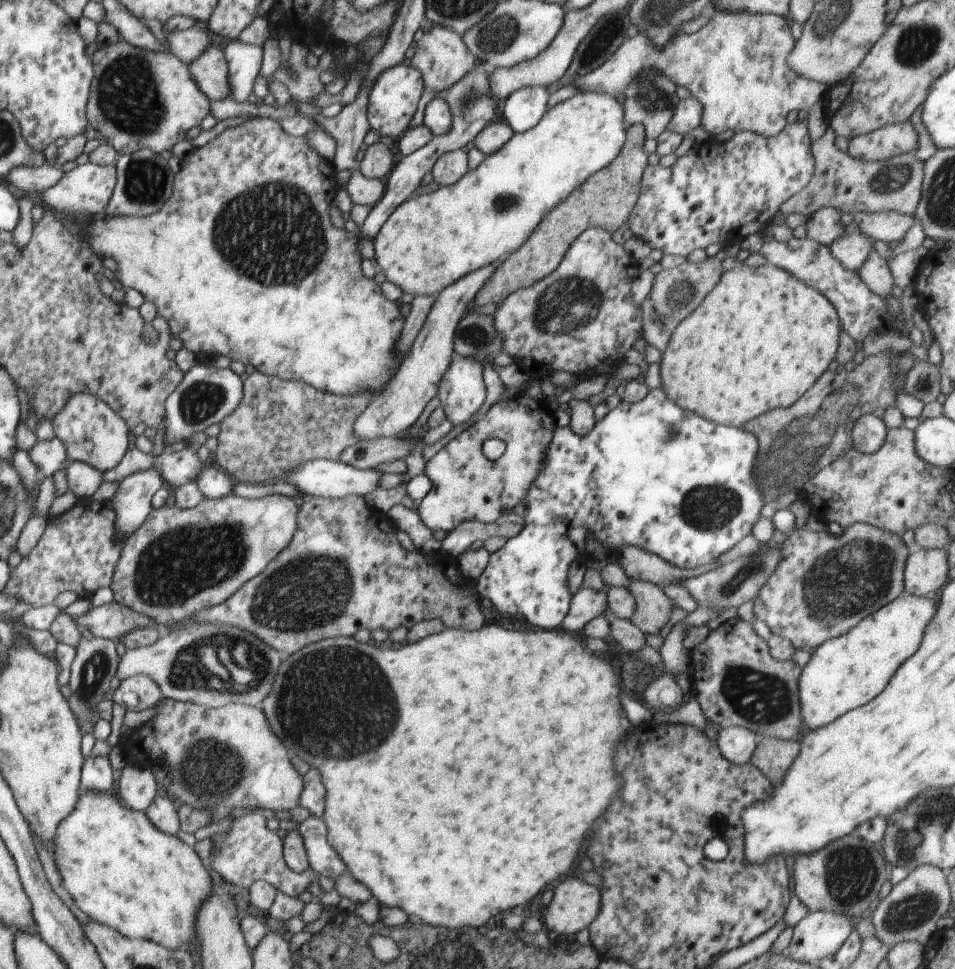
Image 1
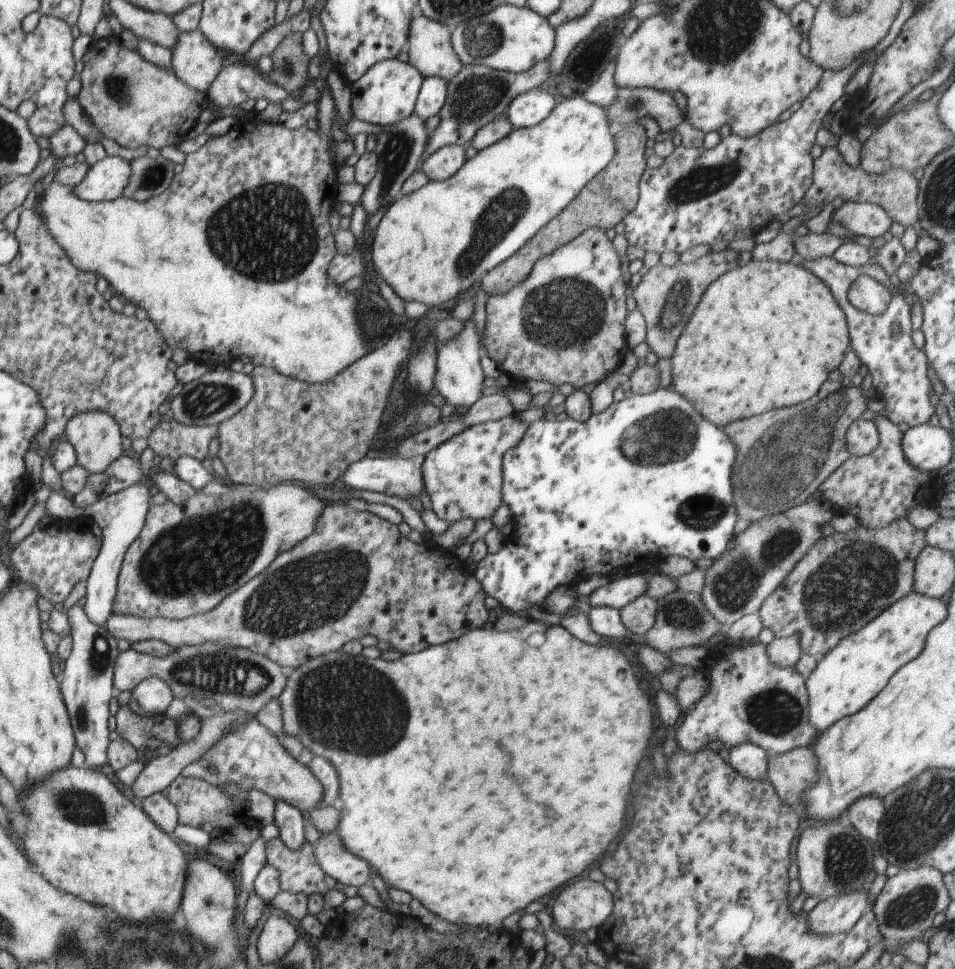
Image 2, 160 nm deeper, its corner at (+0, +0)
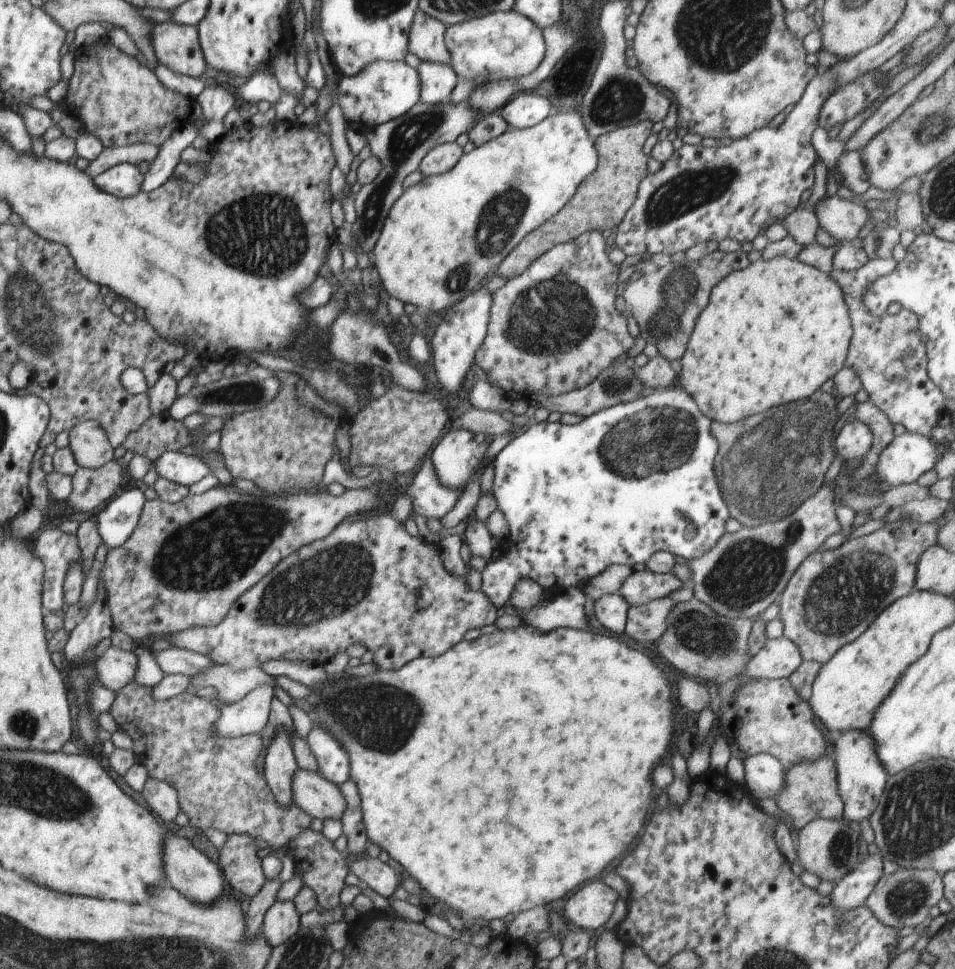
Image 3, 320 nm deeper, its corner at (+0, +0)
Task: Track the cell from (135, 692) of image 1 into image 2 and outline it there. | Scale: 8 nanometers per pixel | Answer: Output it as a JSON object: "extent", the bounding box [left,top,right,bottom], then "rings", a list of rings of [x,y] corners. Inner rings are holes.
{"extent":[129,677,174,716],"rings":[[[150,677],[132,689],[129,706],[140,716],[162,715],[174,698],[171,686],[162,679]]]}

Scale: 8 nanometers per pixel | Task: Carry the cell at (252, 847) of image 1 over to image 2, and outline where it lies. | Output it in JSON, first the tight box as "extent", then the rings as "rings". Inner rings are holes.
{"extent":[265,837,337,896],"rings":[[[278,837],[277,839],[267,842],[265,849],[267,854],[267,864],[279,870],[279,887],[282,891],[288,891],[292,894],[304,893],[307,894],[307,896],[310,894],[322,894],[324,896],[327,892],[330,892],[335,888],[337,880],[322,870],[315,855],[315,844],[304,841],[301,844],[301,847],[295,851],[292,850],[280,837]]]}

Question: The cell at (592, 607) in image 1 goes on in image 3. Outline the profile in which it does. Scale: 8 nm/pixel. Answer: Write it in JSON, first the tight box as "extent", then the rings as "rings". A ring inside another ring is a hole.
{"extent":[620,571,687,606],"rings":[[[634,571],[624,581],[620,594],[630,606],[642,606],[647,602],[664,598],[682,586],[686,587],[687,585],[672,573]]]}

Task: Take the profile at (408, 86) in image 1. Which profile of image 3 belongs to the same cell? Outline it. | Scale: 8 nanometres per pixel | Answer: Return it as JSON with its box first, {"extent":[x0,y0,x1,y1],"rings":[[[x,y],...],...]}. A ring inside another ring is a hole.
{"extent":[336,60,421,126],"rings":[[[375,60],[368,63],[358,74],[340,76],[336,100],[341,106],[347,123],[378,126],[406,114],[420,101],[421,82],[417,68],[406,61]]]}

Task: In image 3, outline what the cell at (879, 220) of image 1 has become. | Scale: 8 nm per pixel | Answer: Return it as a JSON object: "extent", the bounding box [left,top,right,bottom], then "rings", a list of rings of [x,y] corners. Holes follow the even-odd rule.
{"extent":[815,194,876,242],"rings":[[[837,194],[824,196],[815,204],[819,226],[840,241],[858,242],[876,224],[864,205]]]}

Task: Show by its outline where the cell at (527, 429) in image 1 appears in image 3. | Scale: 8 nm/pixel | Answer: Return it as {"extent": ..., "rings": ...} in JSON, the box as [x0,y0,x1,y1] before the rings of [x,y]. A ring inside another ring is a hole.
{"extent":[430,427,487,491],"rings":[[[464,427],[450,429],[431,450],[430,460],[443,485],[460,487],[463,491],[473,470],[486,454],[487,435],[473,433]]]}

